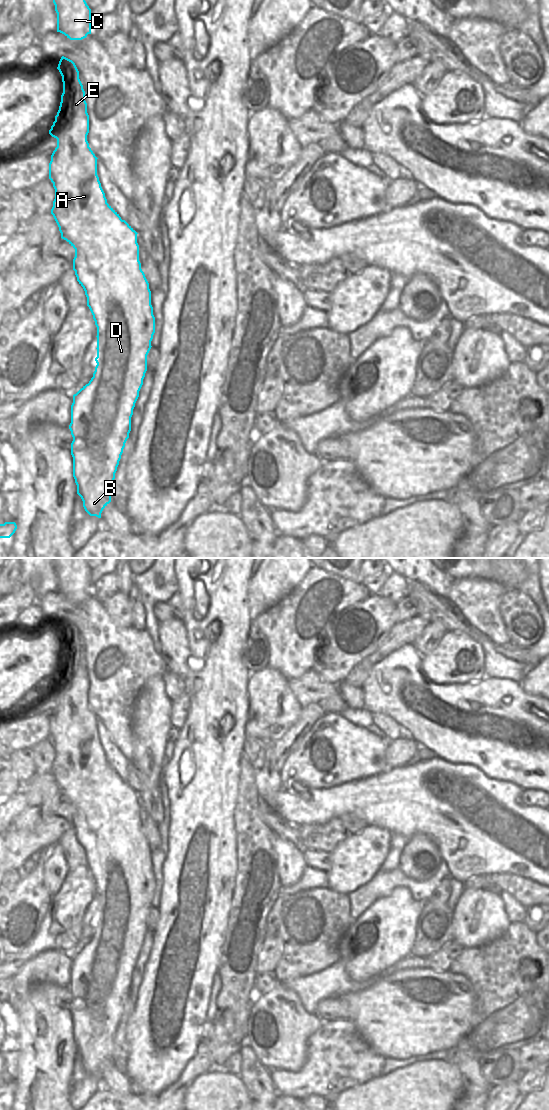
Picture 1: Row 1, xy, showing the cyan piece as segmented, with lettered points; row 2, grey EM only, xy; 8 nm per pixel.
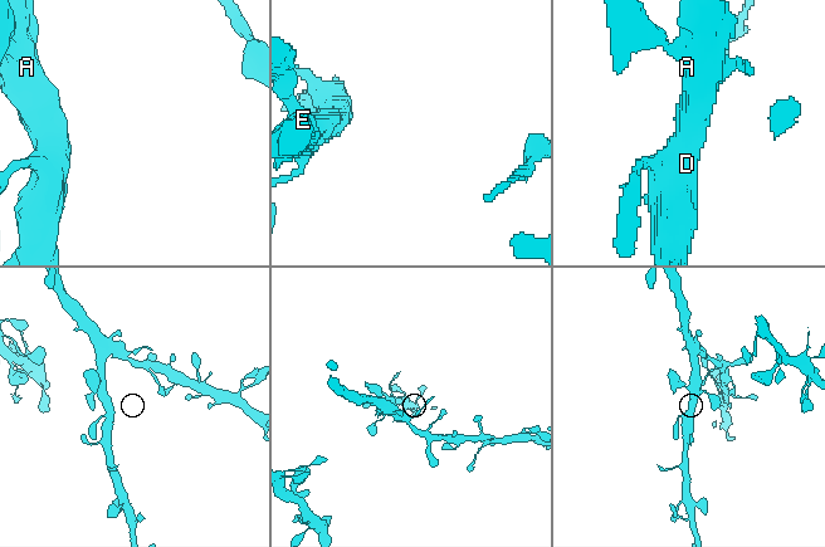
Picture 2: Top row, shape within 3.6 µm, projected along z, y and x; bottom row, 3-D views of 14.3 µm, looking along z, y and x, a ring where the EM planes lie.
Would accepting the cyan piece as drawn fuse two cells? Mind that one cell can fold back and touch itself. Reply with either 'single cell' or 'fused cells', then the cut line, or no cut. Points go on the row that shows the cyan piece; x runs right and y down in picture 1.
single cell; cut none

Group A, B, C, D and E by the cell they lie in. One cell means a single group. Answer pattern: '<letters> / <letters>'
A B C D E

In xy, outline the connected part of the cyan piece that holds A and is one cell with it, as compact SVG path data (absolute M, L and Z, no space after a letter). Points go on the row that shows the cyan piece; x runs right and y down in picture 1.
M64 56L61 57L57 69L62 76L63 93L55 121L49 130L49 134L57 139L57 147L49 163L49 179L55 189L51 214L59 227L61 238L75 249L73 270L85 291L87 306L97 327L97 365L89 383L73 395L71 405L69 429L73 437L73 477L85 511L90 516L101 518L103 509L111 502L115 473L131 431L133 409L147 371L147 355L155 333L155 317L149 283L139 261L138 233L107 203L97 175L98 158L87 141L89 115L79 71L75 63Z

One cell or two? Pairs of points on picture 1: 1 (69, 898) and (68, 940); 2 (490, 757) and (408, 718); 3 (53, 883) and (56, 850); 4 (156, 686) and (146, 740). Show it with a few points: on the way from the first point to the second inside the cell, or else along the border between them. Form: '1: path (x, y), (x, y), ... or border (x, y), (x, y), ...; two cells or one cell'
1: path (68, 908), (68, 930); one cell
2: path (470, 739), (428, 721); one cell
3: path (53, 875), (53, 870), (56, 867), (56, 858); one cell
4: path (152, 699), (150, 727); one cell

